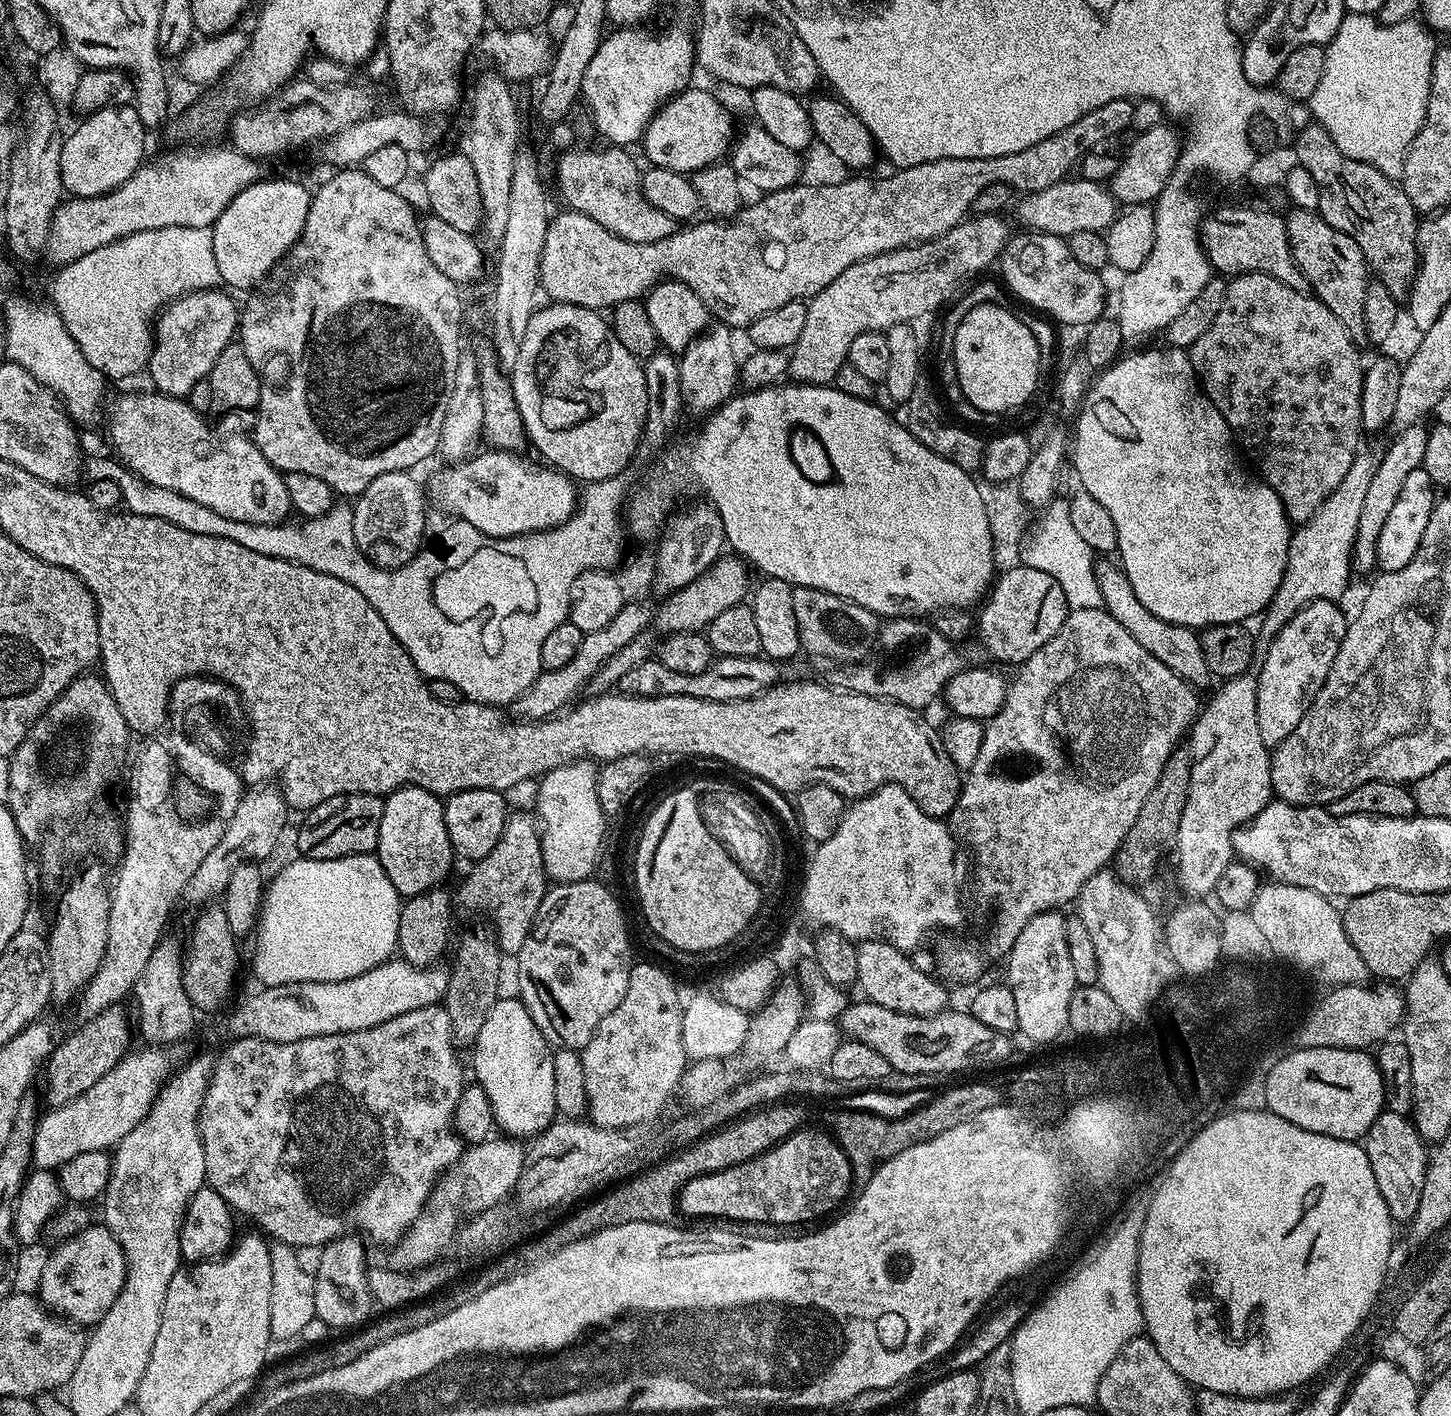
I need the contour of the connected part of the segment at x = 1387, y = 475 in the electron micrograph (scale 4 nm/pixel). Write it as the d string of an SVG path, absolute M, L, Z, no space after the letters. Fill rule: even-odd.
M1423 423L1411 424L1395 433L1392 445L1383 449L1378 470L1374 470L1374 478L1366 490L1366 499L1362 502L1362 514L1358 517L1358 532L1352 546L1352 566L1358 573L1373 571L1376 568L1376 551L1378 550L1378 534L1386 522L1386 514L1390 514L1394 506L1394 498L1398 498L1398 490L1402 490L1402 482L1410 474L1410 470L1421 467L1426 454L1428 428Z

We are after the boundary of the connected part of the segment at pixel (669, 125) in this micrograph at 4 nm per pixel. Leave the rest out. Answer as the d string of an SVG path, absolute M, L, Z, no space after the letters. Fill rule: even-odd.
M695 86L679 92L655 112L642 137L647 163L657 168L693 174L710 164L721 163L734 141L732 116L720 100Z

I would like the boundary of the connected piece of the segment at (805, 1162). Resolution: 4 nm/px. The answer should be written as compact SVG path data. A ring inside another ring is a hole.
M794 1132L753 1160L686 1182L678 1197L679 1211L688 1216L717 1216L720 1222L763 1224L816 1222L827 1212L835 1213L852 1187L852 1167L840 1145L824 1132Z

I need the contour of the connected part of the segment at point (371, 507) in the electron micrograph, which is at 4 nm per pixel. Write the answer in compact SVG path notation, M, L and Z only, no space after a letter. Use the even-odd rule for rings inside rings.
M411 471L378 474L366 490L355 497L350 527L362 554L379 568L400 568L421 551L424 540L426 494Z

